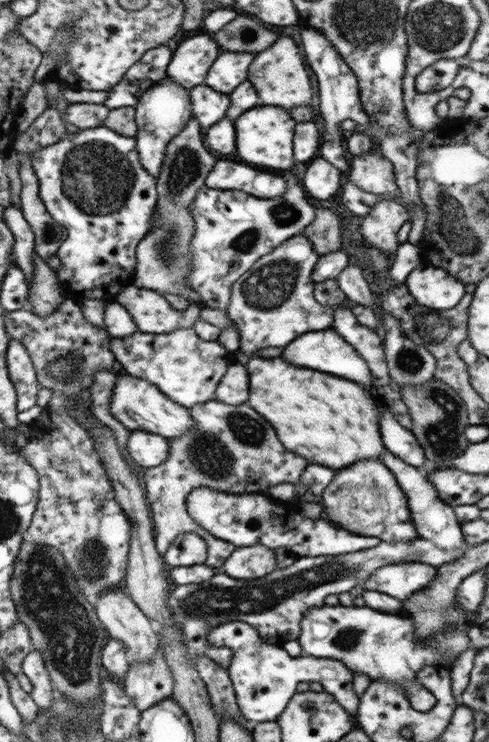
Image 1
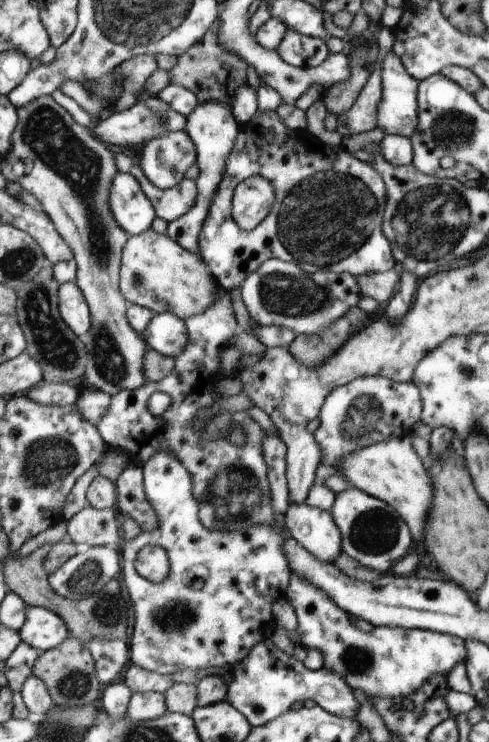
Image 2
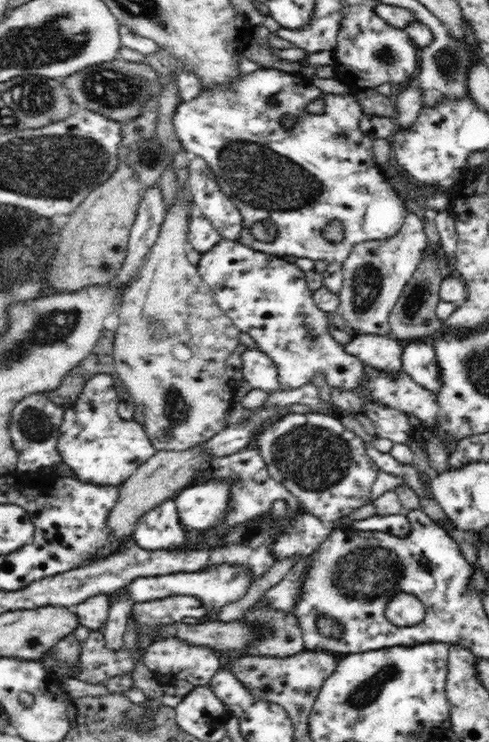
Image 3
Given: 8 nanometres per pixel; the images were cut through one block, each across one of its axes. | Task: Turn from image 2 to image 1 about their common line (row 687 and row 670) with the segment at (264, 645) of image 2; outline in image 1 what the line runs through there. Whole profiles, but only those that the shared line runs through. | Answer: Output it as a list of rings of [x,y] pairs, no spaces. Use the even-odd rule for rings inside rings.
[[[227,622],[217,628],[213,628],[207,634],[207,644],[211,648],[225,648],[233,652],[231,664],[227,668],[227,676],[233,682],[237,706],[241,714],[251,720],[253,724],[265,724],[265,722],[275,722],[279,714],[285,710],[289,700],[295,696],[295,686],[299,682],[319,682],[323,686],[323,694],[331,694],[335,702],[351,714],[355,726],[357,726],[357,708],[359,708],[359,696],[351,690],[351,680],[353,672],[347,670],[341,662],[337,660],[317,660],[311,656],[301,656],[301,658],[291,658],[283,646],[269,646],[263,644],[261,638],[257,636],[257,630],[251,628],[245,622]]]

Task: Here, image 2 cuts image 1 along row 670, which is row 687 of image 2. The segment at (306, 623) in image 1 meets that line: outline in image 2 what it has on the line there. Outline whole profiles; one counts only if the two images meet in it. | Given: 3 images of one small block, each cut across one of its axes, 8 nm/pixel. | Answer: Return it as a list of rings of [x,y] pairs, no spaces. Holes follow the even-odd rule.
[[[299,574],[289,576],[285,598],[297,614],[295,630],[301,636],[299,644],[307,650],[321,650],[325,658],[321,668],[333,670],[353,690],[361,690],[367,698],[401,698],[405,702],[407,696],[415,694],[415,690],[431,678],[447,678],[451,668],[467,656],[465,640],[451,634],[405,628],[373,628],[371,632],[361,632],[325,590],[303,580]]]

